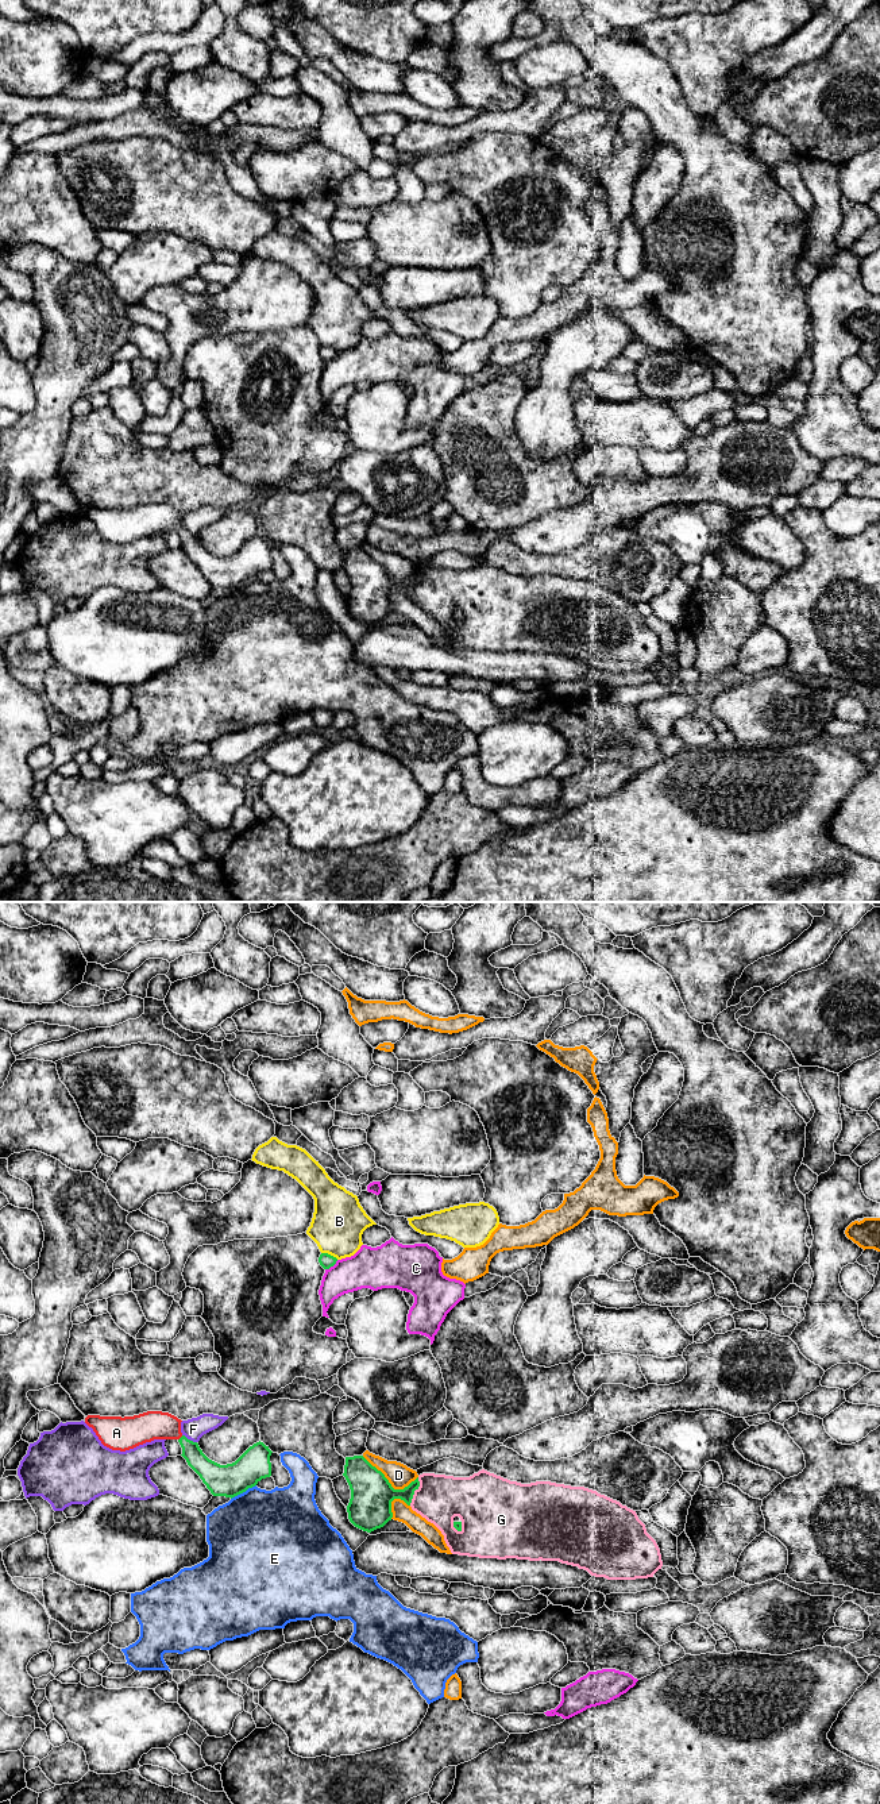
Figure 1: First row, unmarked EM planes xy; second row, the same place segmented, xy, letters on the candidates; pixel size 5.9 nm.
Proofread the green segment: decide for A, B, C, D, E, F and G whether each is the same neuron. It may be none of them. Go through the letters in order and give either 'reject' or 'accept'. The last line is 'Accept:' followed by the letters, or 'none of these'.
A: accept
B: reject
C: reject
D: reject
E: reject
F: reject
G: reject
Accept: A

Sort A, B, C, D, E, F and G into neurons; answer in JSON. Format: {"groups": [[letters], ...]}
{"groups": [["A"], ["B"], ["C"], ["D"], ["E"], ["F"], ["G"]]}

